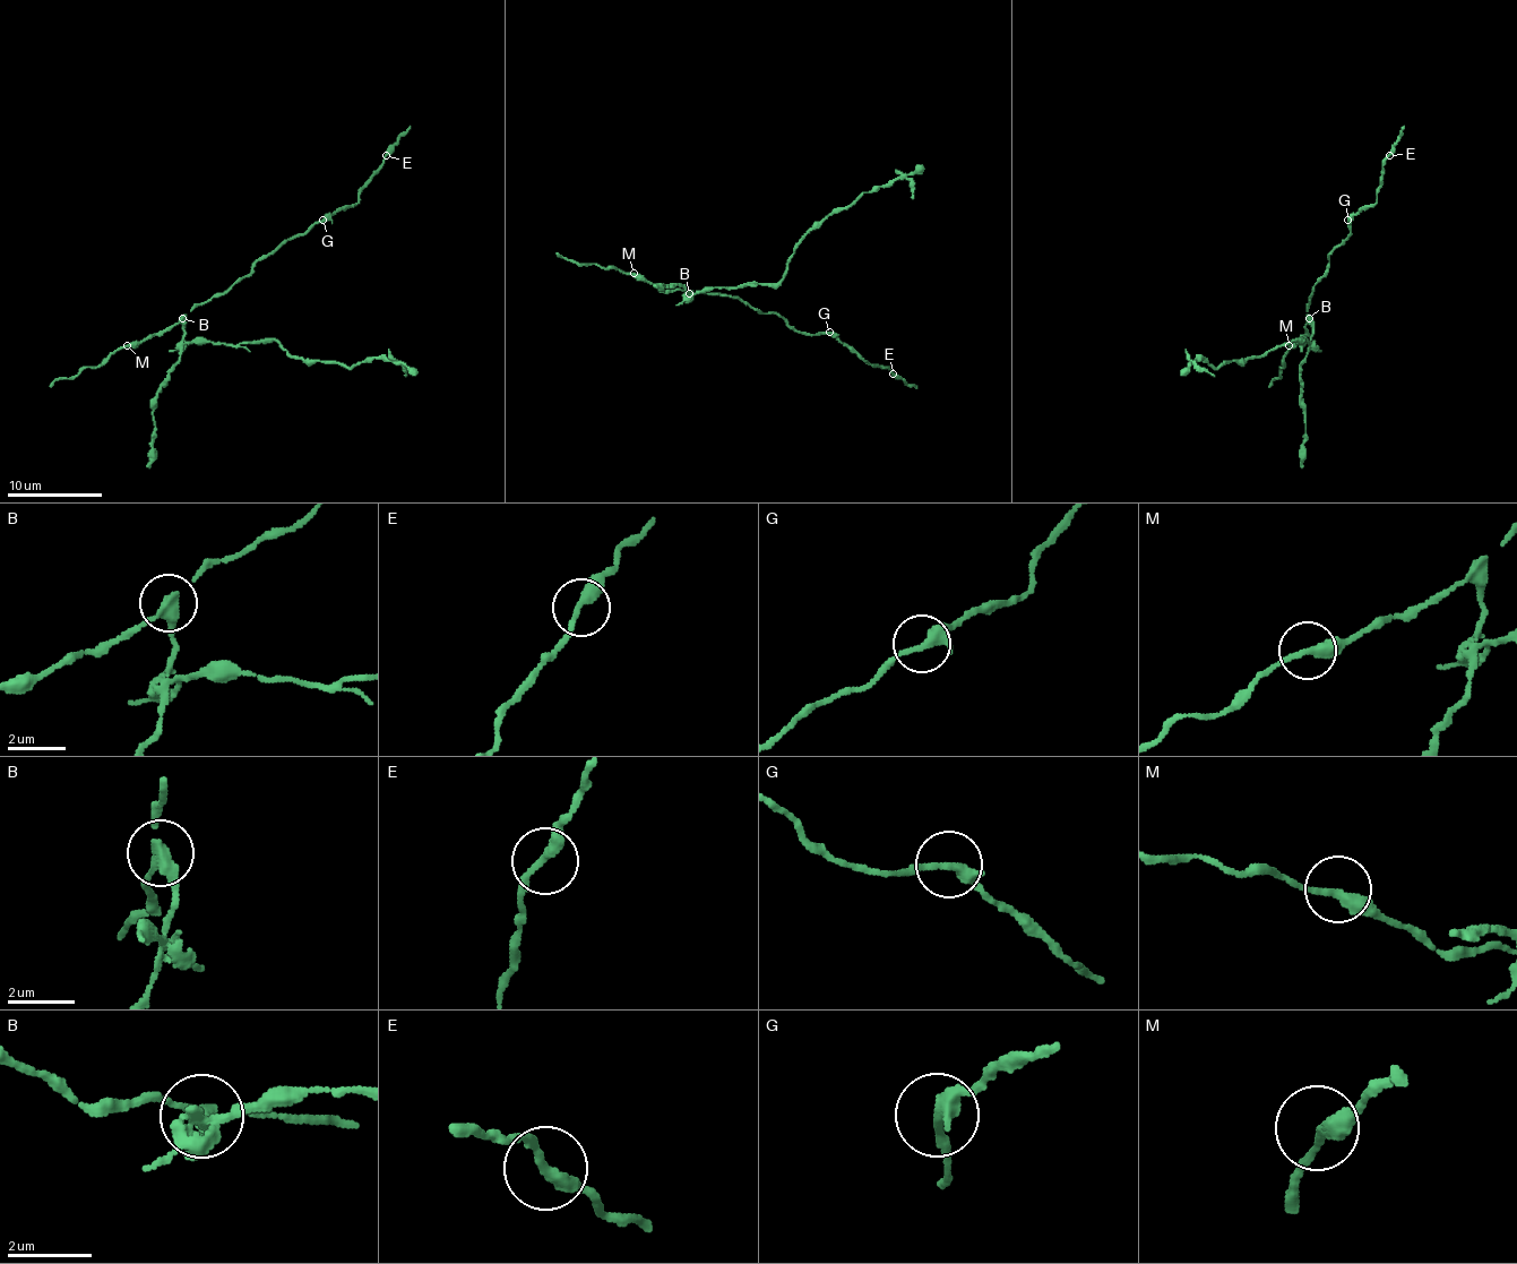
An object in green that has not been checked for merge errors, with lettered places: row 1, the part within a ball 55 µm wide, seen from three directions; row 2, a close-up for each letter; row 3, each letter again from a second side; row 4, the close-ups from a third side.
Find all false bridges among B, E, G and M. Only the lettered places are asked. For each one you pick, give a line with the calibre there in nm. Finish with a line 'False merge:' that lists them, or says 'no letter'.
B: 280 nm thick
False merge: B

